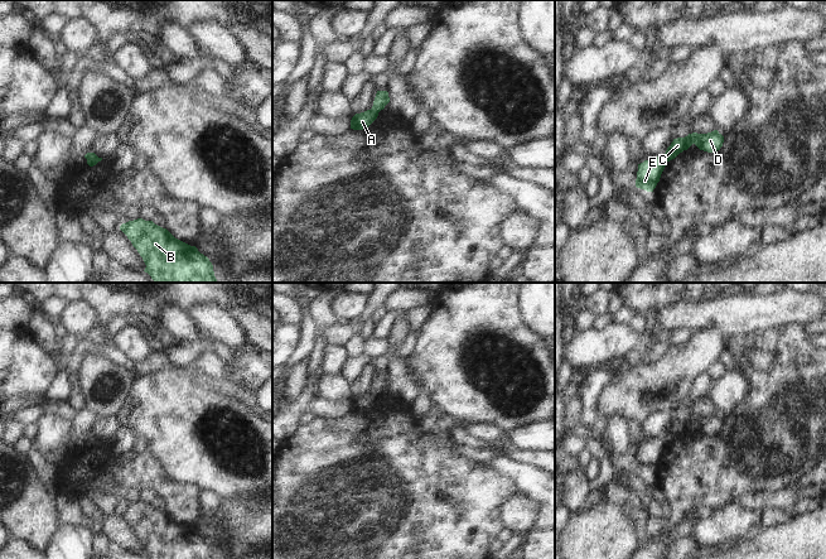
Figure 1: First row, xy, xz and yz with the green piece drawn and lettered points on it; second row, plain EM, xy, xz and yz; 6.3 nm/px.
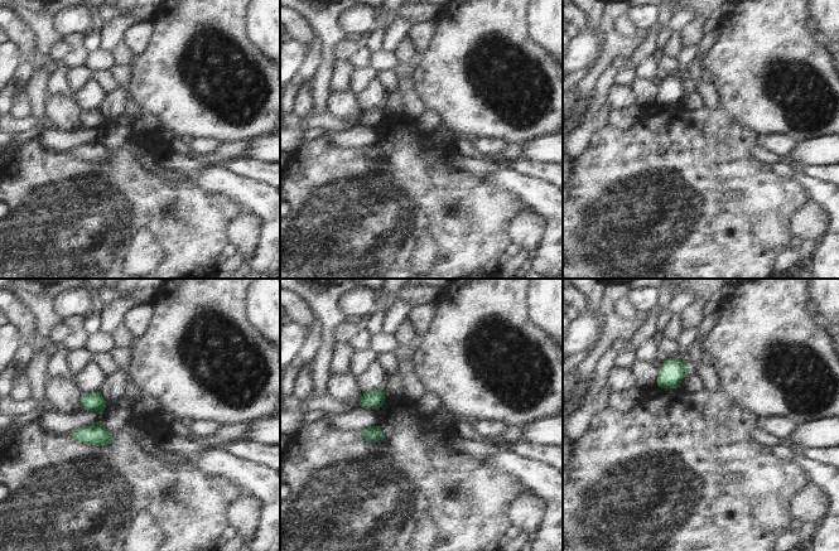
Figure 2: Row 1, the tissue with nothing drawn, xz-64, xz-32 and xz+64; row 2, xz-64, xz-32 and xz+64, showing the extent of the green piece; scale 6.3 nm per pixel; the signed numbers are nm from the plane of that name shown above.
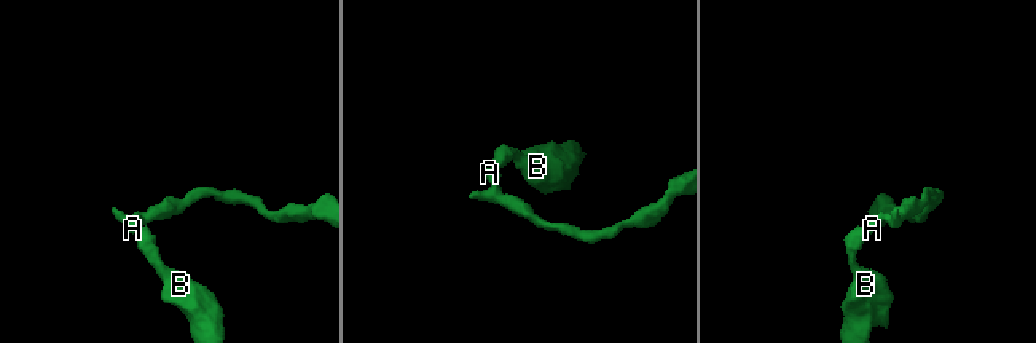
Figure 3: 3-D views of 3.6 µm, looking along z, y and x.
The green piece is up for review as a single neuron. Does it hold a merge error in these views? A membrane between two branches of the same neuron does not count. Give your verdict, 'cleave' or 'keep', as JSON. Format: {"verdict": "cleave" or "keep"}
{"verdict": "cleave"}

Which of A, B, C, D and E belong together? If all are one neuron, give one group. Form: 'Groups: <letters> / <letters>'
Groups: A C D / B E

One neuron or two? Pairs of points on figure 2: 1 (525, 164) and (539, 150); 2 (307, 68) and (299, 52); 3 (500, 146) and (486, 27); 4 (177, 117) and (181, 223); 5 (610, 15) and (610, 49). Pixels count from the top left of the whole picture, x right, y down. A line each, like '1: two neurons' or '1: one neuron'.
1: two neurons
2: two neurons
3: two neurons
4: two neurons
5: one neuron

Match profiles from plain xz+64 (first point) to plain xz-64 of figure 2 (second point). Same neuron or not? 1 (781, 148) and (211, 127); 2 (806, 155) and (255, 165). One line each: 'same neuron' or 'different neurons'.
1: different neurons
2: different neurons

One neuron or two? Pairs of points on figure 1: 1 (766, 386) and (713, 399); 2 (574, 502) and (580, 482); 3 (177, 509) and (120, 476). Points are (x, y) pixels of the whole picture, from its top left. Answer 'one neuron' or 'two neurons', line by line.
1: two neurons
2: one neuron
3: one neuron

